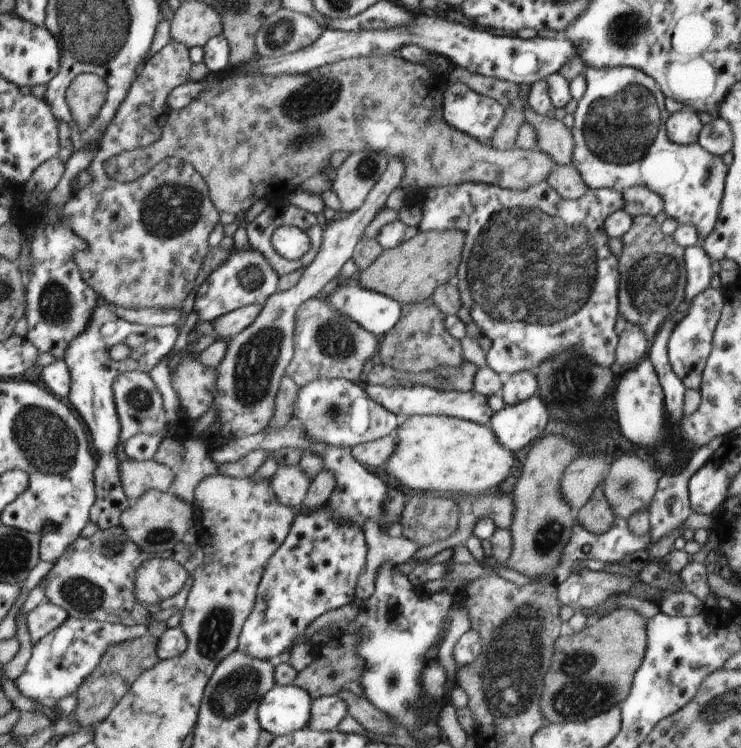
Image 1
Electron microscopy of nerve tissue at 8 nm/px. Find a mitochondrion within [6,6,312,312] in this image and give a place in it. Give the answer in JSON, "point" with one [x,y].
{"point":[169,211]}

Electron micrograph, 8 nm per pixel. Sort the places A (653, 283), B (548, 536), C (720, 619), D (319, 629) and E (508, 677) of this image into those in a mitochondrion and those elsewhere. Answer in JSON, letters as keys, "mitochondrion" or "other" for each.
{"A":"mitochondrion","B":"mitochondrion","C":"other","D":"other","E":"mitochondrion"}

